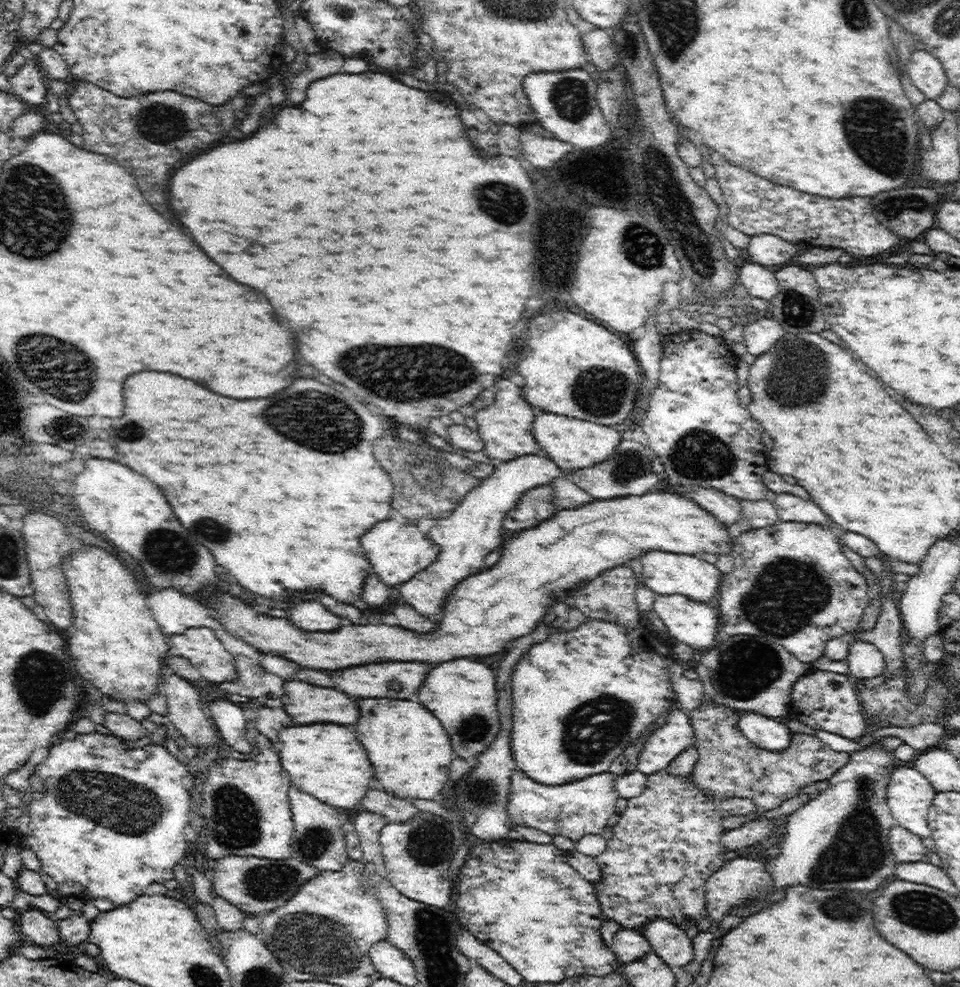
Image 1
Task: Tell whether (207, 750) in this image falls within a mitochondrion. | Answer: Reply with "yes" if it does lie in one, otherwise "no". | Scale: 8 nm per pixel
no

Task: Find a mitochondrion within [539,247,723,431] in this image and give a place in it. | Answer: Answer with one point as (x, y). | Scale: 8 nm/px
(602, 392)

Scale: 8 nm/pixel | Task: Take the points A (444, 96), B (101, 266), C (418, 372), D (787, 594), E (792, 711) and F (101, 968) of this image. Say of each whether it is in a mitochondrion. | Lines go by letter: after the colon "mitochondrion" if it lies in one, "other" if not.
A: other
B: other
C: mitochondrion
D: mitochondrion
E: other
F: other

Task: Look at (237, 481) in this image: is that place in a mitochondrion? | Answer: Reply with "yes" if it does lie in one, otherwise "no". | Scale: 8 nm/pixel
no

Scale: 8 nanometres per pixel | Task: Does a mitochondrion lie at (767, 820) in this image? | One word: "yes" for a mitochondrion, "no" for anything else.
no

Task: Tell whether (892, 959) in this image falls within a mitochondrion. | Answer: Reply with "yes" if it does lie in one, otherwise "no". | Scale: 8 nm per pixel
no

